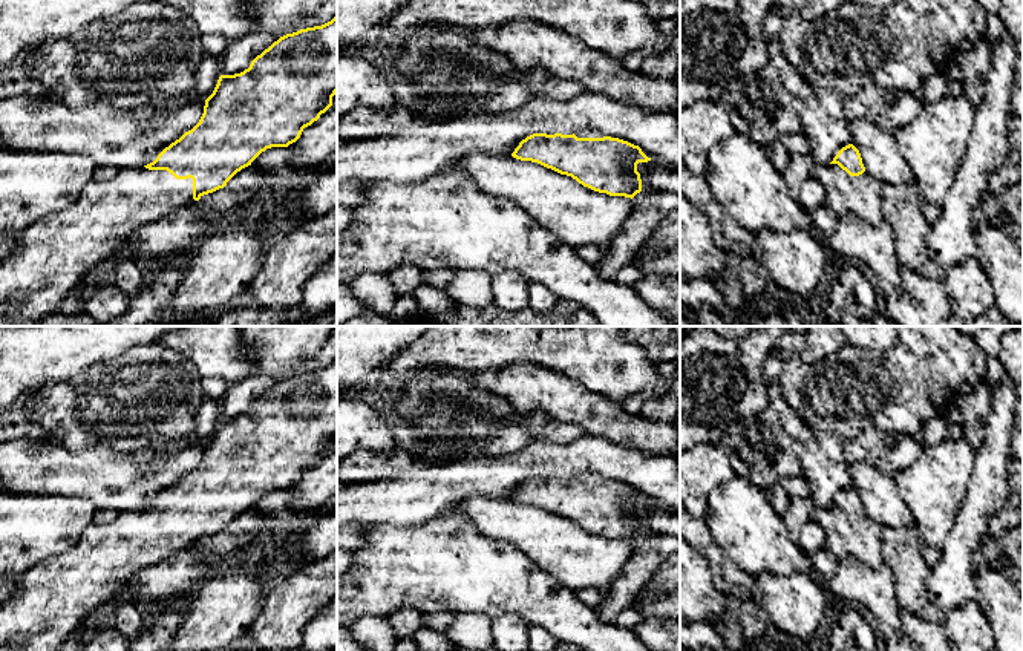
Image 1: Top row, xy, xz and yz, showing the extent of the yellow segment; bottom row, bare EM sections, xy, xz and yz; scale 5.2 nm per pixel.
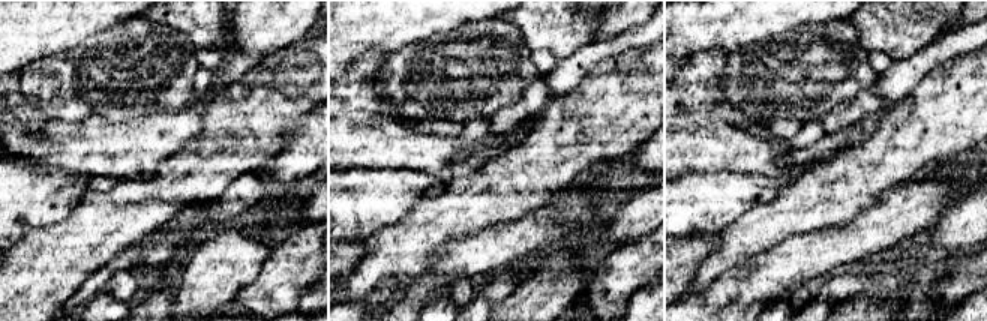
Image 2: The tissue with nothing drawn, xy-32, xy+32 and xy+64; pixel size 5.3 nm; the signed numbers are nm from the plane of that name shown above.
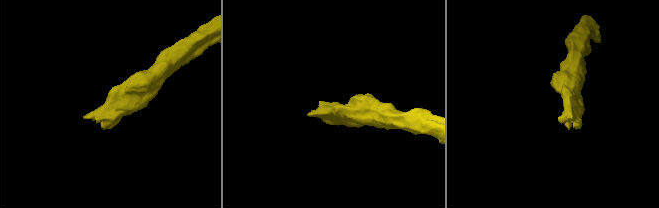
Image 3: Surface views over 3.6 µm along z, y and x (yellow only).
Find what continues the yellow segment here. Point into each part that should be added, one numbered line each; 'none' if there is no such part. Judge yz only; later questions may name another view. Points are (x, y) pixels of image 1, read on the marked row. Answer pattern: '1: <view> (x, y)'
1: yz (859, 195)

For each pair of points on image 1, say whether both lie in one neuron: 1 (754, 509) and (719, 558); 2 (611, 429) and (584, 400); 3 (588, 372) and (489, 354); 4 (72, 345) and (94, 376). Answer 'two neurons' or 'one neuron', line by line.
1: two neurons
2: one neuron
3: one neuron
4: two neurons

